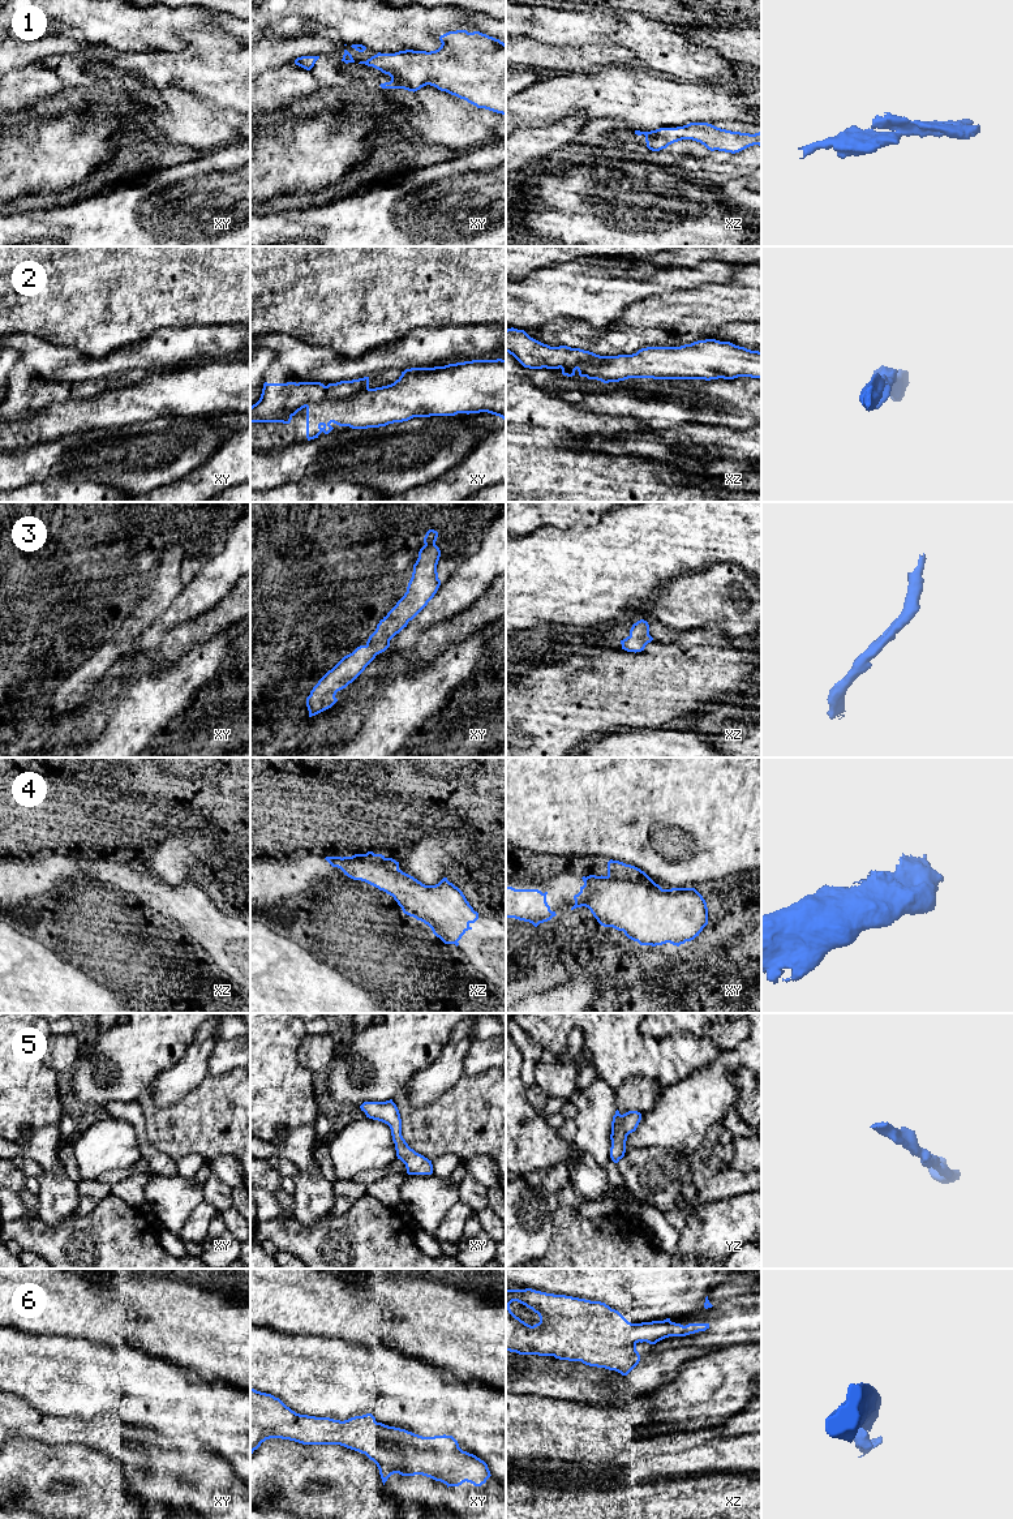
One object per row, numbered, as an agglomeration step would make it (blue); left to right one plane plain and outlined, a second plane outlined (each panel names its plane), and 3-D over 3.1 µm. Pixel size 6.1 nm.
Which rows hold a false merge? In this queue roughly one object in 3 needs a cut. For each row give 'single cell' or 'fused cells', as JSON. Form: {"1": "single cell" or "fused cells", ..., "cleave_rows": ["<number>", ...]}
{"1": "fused cells", "2": "fused cells", "3": "single cell", "4": "single cell", "5": "single cell", "6": "single cell", "cleave_rows": ["1", "2"]}

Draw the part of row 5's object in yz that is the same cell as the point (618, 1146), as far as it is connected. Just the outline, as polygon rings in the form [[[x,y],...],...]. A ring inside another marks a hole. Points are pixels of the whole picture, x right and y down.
[[[615,1111],[611,1121],[611,1147],[610,1158],[614,1163],[618,1163],[626,1153],[627,1136],[636,1130],[641,1120],[641,1113],[638,1111],[628,1111],[623,1115]]]

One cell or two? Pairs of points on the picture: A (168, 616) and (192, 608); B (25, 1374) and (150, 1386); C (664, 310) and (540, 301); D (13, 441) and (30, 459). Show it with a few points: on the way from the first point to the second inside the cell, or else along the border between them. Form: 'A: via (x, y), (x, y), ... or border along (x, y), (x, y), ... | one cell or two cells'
A: via (174, 616), (187, 608) | one cell
B: via (56, 1373), (82, 1380), (119, 1380) | one cell
C: border along (652, 295), (632, 301), (618, 324), (606, 330) | two cells
D: border along (39, 442), (13, 454) | two cells

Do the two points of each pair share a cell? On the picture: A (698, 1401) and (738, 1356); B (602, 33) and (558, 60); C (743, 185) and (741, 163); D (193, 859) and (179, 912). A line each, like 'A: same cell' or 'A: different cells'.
A: same cell
B: same cell
C: different cells
D: different cells

